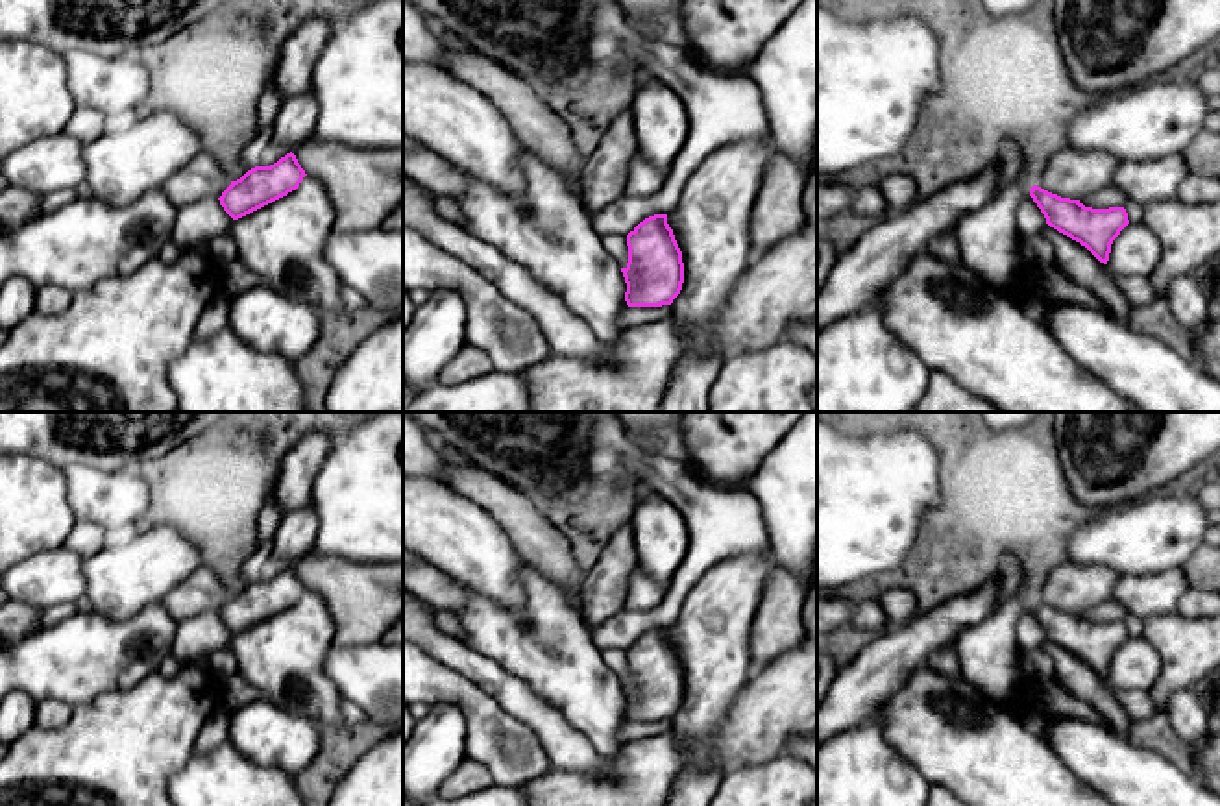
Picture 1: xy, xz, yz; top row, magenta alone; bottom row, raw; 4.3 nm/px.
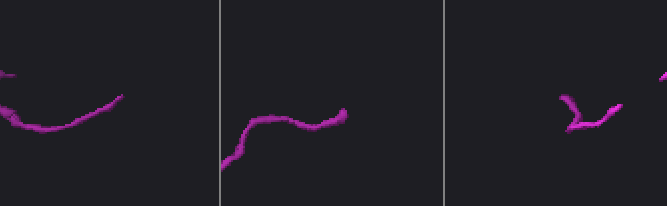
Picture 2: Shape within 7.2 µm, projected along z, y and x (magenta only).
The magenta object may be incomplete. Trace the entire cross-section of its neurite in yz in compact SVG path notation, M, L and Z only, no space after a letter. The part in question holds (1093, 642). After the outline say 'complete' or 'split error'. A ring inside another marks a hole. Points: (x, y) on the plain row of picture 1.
M1037 599L1030 610L1046 632L1043 649L1054 660L1054 680L1087 702L1116 736L1128 738L1133 719L1107 682L1111 658L1129 638L1126 623L1085 621L1080 614L1061 612Z; split error

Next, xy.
M292 566L270 580L248 584L218 614L235 634L227 649L237 656L238 675L264 699L311 717L322 730L344 721L344 697L325 671L325 658L335 643L335 619L325 599L309 590Z; split error

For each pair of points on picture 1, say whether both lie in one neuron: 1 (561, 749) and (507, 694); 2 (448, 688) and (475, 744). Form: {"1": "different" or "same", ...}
{"1": "same", "2": "same"}

